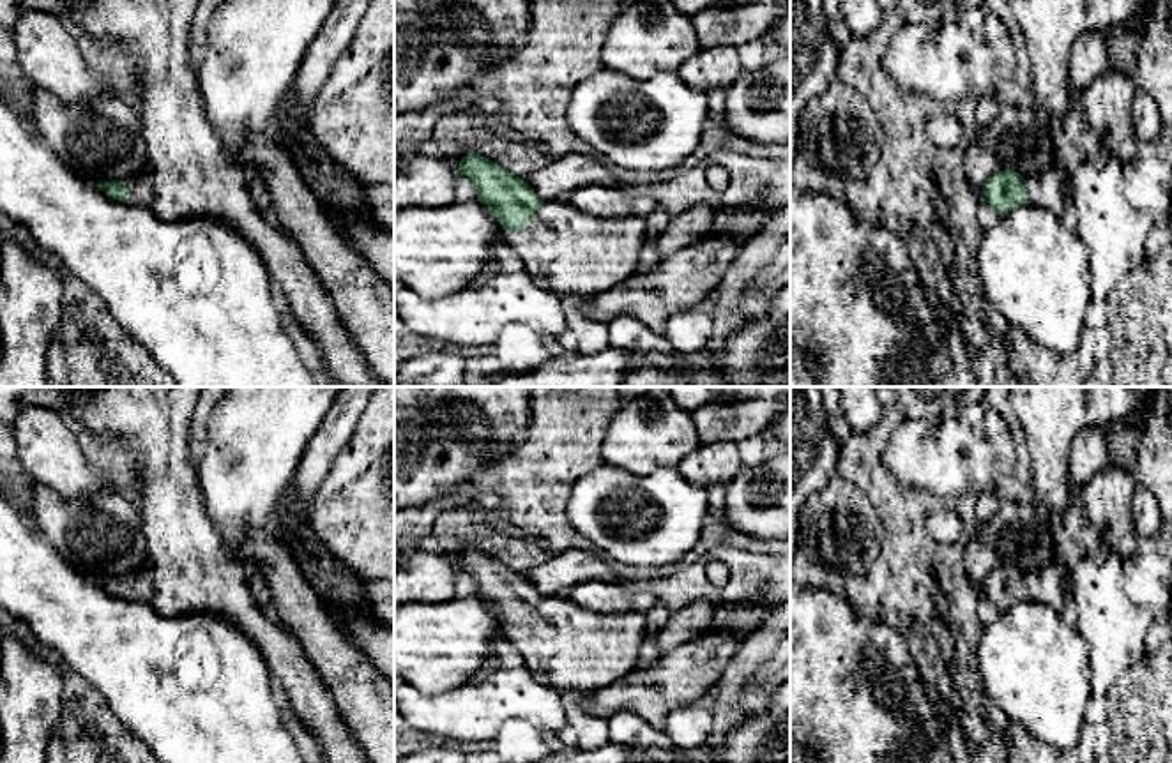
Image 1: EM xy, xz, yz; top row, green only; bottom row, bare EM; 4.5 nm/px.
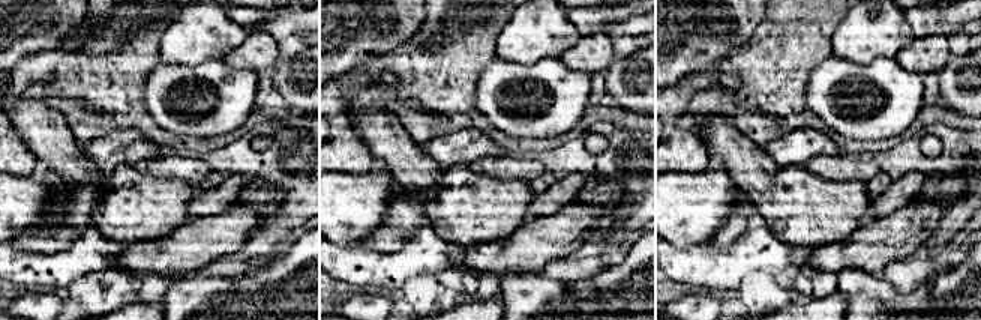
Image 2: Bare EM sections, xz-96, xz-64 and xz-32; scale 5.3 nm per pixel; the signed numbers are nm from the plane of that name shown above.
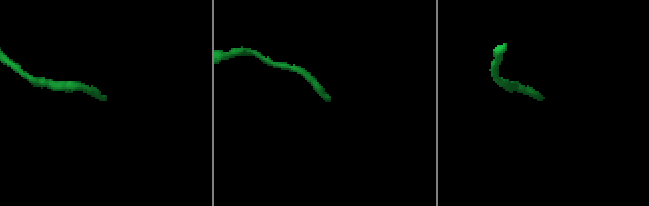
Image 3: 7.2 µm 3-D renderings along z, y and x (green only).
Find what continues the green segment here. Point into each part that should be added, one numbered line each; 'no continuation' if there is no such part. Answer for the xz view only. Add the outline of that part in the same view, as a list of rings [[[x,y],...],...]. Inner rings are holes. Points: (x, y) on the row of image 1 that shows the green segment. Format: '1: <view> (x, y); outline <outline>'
1: xz (566, 251); outline [[[543,198],[523,230],[506,231],[506,249],[523,261],[525,272],[541,290],[589,298],[635,274],[647,238],[645,217],[599,217],[562,198]]]

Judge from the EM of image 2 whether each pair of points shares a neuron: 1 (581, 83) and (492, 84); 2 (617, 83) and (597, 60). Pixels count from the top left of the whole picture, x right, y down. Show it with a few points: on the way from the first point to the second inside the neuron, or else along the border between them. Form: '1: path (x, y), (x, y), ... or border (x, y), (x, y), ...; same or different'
1: path (558, 83), (539, 75), (515, 74); same
2: border (615, 56), (605, 71); different

